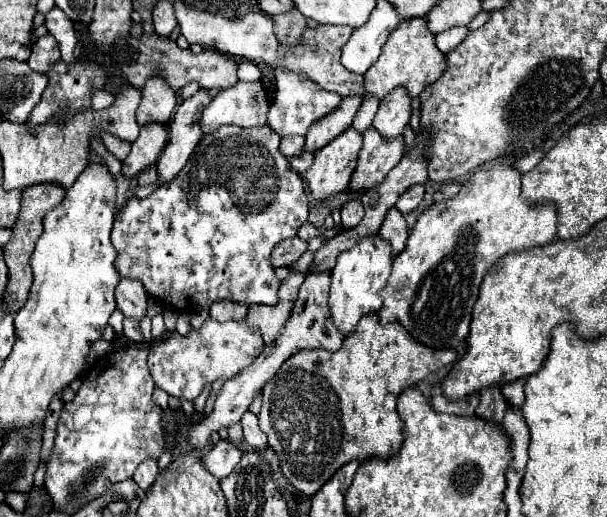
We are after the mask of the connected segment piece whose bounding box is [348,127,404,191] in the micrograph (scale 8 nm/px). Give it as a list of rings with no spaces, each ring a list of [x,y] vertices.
[[[368,129],[364,133],[364,145],[360,149],[358,165],[354,169],[354,175],[350,179],[350,191],[368,191],[384,181],[390,169],[396,167],[396,163],[404,155],[404,139],[396,137],[392,141],[386,141],[376,133],[376,129]]]

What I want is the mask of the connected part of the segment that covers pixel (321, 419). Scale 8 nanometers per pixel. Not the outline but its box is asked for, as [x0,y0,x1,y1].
[260,315,456,497]

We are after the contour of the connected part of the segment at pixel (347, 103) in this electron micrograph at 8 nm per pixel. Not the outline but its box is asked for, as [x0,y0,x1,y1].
[304,97,362,153]

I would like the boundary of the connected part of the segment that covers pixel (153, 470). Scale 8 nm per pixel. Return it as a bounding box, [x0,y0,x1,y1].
[134,459,158,491]

